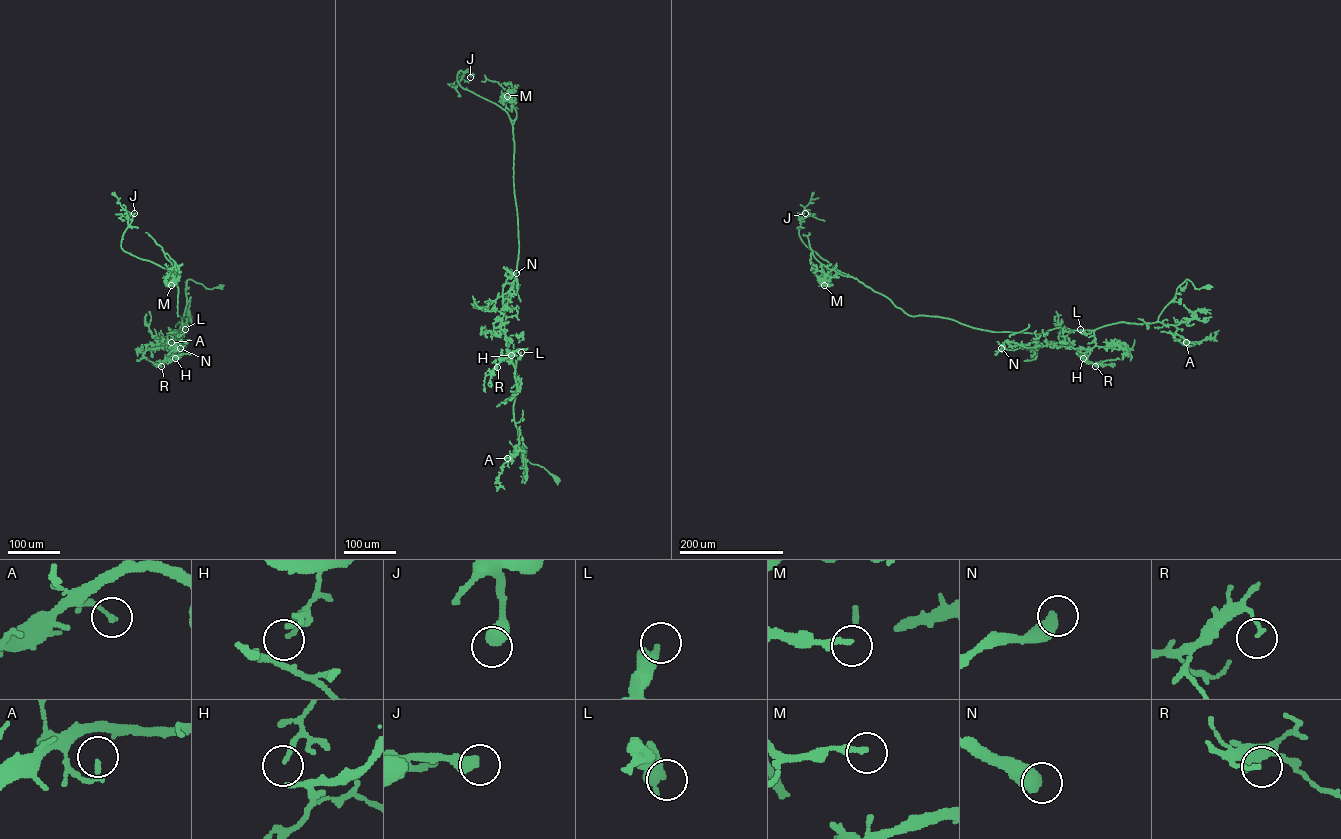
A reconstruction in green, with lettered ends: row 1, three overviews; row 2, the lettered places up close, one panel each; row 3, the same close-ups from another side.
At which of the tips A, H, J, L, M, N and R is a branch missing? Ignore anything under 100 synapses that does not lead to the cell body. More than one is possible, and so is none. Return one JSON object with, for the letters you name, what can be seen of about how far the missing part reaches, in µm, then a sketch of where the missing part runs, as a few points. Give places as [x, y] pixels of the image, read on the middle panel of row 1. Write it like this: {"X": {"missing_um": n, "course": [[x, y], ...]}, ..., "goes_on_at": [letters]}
{"goes_on_at": []}

